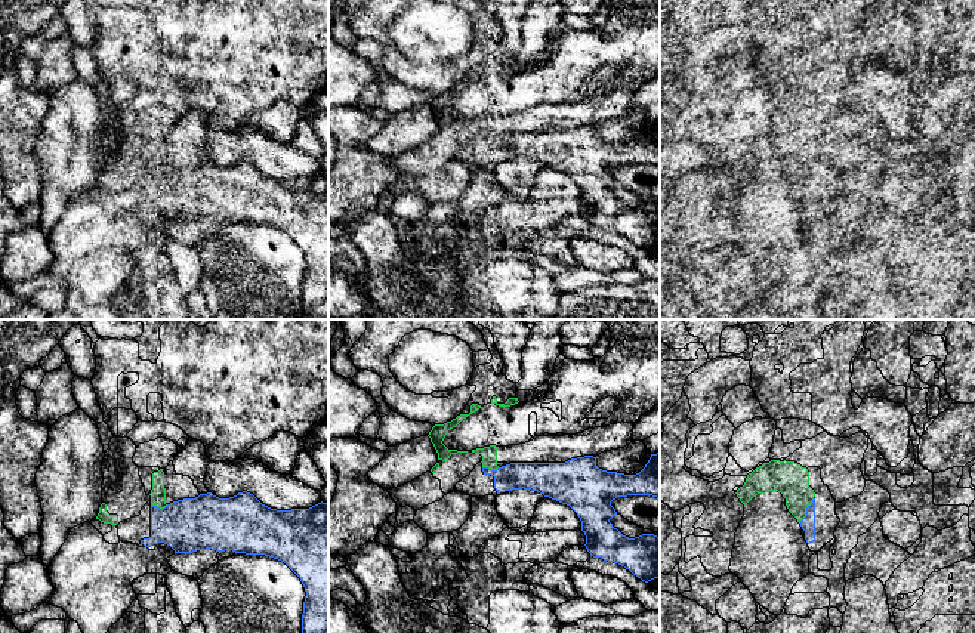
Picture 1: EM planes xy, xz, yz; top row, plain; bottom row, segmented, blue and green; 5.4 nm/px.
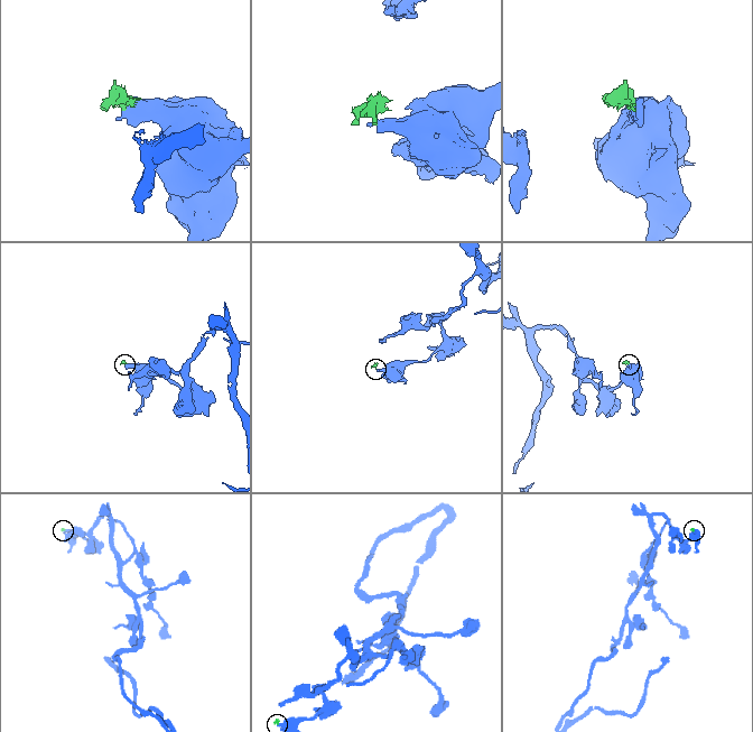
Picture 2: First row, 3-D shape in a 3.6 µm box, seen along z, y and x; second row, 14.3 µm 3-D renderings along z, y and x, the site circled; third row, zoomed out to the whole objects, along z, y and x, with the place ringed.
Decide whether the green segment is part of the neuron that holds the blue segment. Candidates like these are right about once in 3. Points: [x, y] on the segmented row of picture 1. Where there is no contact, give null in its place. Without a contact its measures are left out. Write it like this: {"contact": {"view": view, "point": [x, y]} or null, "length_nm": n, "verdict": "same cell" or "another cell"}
{"contact": {"view": "yz", "point": [807, 510]}, "length_nm": 160, "verdict": "another cell"}

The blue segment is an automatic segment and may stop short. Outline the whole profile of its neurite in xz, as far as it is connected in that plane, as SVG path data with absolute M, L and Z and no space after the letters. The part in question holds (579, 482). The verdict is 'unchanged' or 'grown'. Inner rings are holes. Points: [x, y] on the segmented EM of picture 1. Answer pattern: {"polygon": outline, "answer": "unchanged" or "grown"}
{"polygon": "M660 453L651 454L636 475L602 470L593 456L565 463L510 463L482 472L494 478L497 494L524 488L570 506L581 521L590 556L618 563L645 583L660 578L660 537L629 538L610 522L617 515L611 506L617 497L660 498Z", "answer": "unchanged"}

